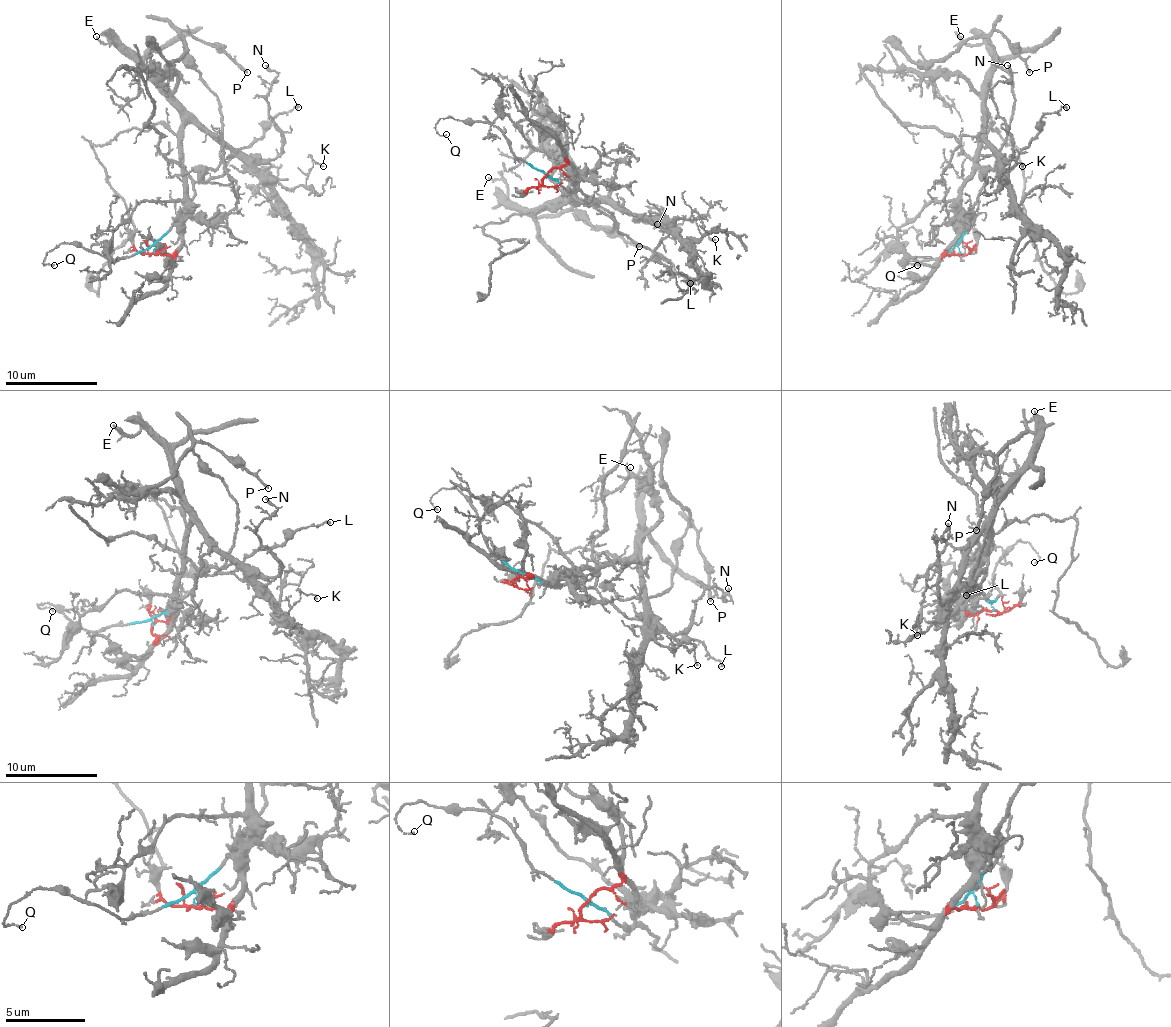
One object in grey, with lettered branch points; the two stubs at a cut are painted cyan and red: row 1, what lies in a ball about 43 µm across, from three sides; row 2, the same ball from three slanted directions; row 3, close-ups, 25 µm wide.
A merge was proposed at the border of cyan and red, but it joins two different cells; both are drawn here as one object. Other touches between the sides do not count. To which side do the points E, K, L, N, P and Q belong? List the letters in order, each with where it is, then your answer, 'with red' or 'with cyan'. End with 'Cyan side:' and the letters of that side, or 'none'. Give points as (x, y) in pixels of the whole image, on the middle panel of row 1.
E: (488, 177) | with red
K: (715, 239) | with red
L: (690, 283) | with cyan
N: (657, 224) | with red
P: (639, 246) | with red
Q: (446, 134) | with cyan
Cyan side: L, Q

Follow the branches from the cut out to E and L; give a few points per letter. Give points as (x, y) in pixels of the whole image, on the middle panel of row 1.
E: (545, 178), (568, 164), (577, 178), (575, 198), (554, 198), (538, 208), (517, 208), (505, 185), (489, 178)
L: (545, 178), (549, 175), (565, 189), (577, 189), (607, 215), (621, 233), (670, 263), (690, 284)

